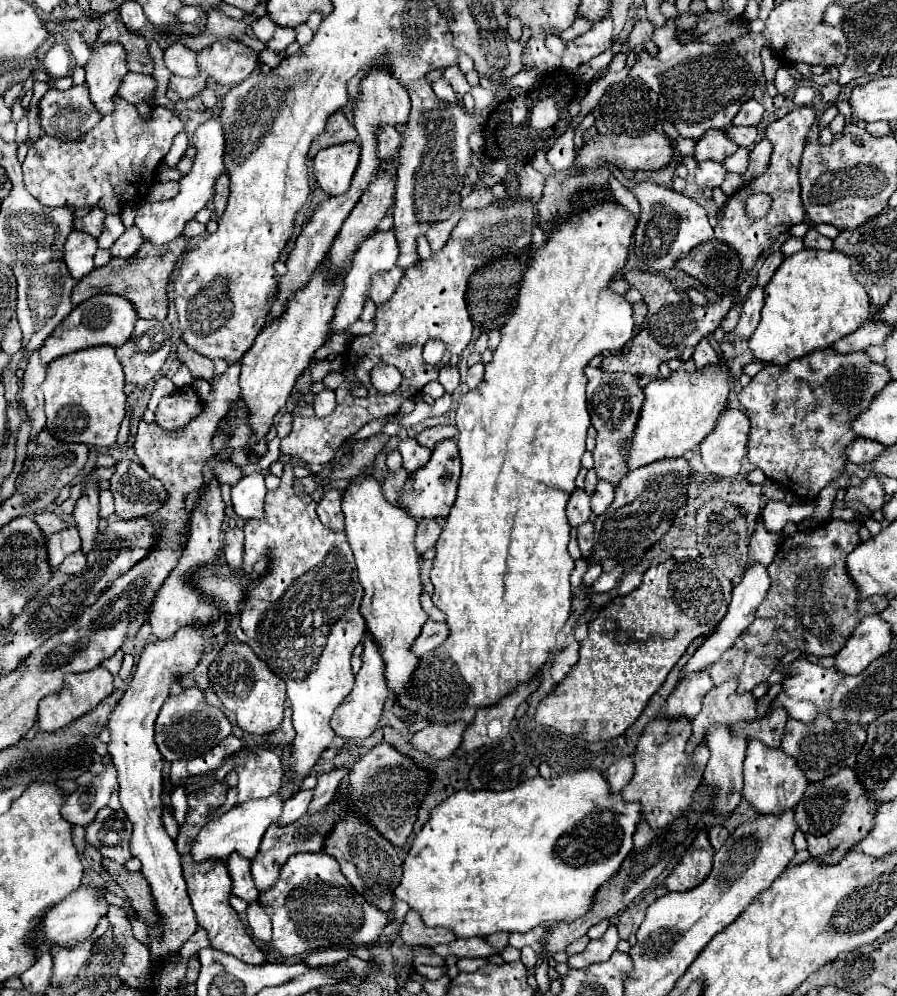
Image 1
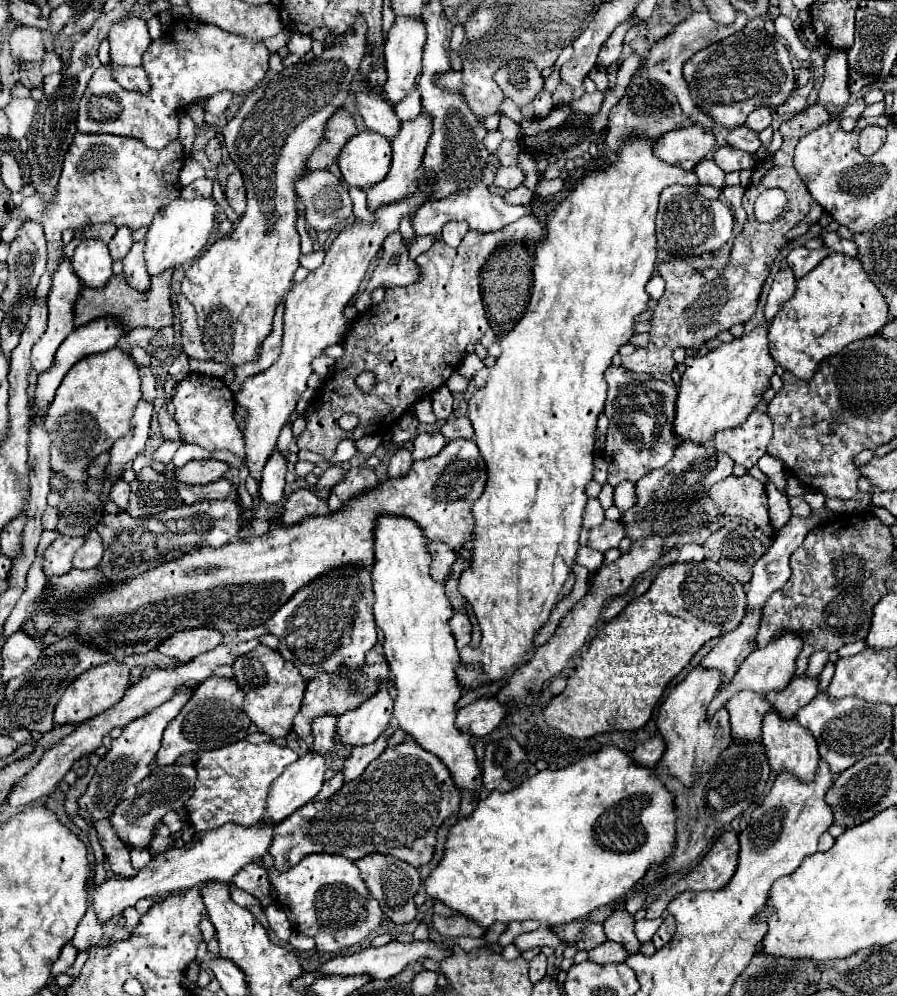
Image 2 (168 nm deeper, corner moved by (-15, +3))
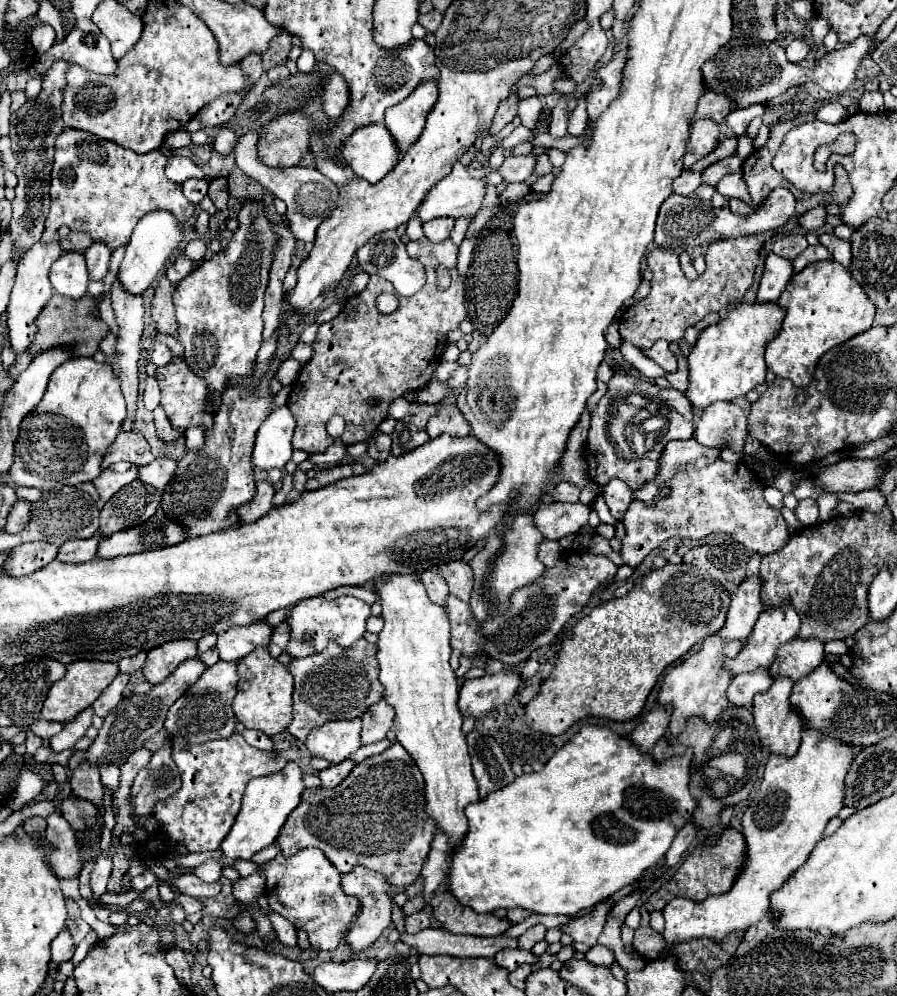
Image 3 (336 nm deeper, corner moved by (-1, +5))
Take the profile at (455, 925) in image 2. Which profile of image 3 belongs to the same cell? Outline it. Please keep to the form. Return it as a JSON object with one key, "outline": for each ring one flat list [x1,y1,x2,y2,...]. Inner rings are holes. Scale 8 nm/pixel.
{"outline":[[437,890,429,904,433,906,433,916,439,920,441,928,453,934,499,936,509,928,507,920,493,914,475,914,469,906,457,904,447,890]]}

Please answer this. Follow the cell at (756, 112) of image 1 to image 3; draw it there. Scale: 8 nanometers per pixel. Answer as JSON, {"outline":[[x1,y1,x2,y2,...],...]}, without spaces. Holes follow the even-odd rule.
{"outline":[[753,104,753,106,749,106,749,108,741,108,741,110,729,112,729,116,725,118,725,122,727,122,727,126,729,126,737,136,741,136,741,134,745,134,749,122,751,122,755,116,763,116,763,112,765,112,765,106]]}

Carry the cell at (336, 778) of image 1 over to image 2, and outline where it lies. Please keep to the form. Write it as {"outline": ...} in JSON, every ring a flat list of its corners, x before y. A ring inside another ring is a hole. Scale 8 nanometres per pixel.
{"outline":[[389,724,387,730,385,730,373,744,369,744,369,746,359,746,359,748,351,750,351,756,345,760,345,766,343,766,343,774,345,774,347,782,351,782,351,780,355,780,357,776,361,776,363,770,369,766,369,762,375,760,375,758,389,746,387,742,389,742,389,738,393,736,393,732,395,732,395,728]]}

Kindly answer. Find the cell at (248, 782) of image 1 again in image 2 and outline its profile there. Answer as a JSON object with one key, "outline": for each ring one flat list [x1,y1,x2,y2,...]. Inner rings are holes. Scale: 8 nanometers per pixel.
{"outline":[[241,740,217,750,197,750,195,792,185,802,185,810,189,814,187,822,193,826,195,832,219,828,227,822,245,828,253,826,263,814,269,784,297,758,299,756,291,748,273,742,251,744,247,740]]}

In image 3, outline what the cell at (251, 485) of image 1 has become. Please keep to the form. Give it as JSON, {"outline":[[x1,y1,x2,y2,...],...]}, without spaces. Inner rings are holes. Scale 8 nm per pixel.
{"outline":[[287,406,275,408,269,418,261,424,253,448,253,468,271,470,283,468,291,460,291,436,295,430,295,420]]}

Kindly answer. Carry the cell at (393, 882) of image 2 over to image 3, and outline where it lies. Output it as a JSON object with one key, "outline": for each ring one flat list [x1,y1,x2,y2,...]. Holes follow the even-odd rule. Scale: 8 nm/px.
{"outline":[[353,868,353,872,347,872,347,874,341,874,341,884,343,884,343,890,345,894,349,896,355,896,359,902,361,902,361,912,359,912,359,918,355,920,353,928,349,930,347,934,347,944,353,948,353,950,365,950,371,942,375,942,381,932,391,924,391,906,393,906,393,898,389,894,389,880,385,880,385,876,381,876,379,872,373,872,369,868]]}

